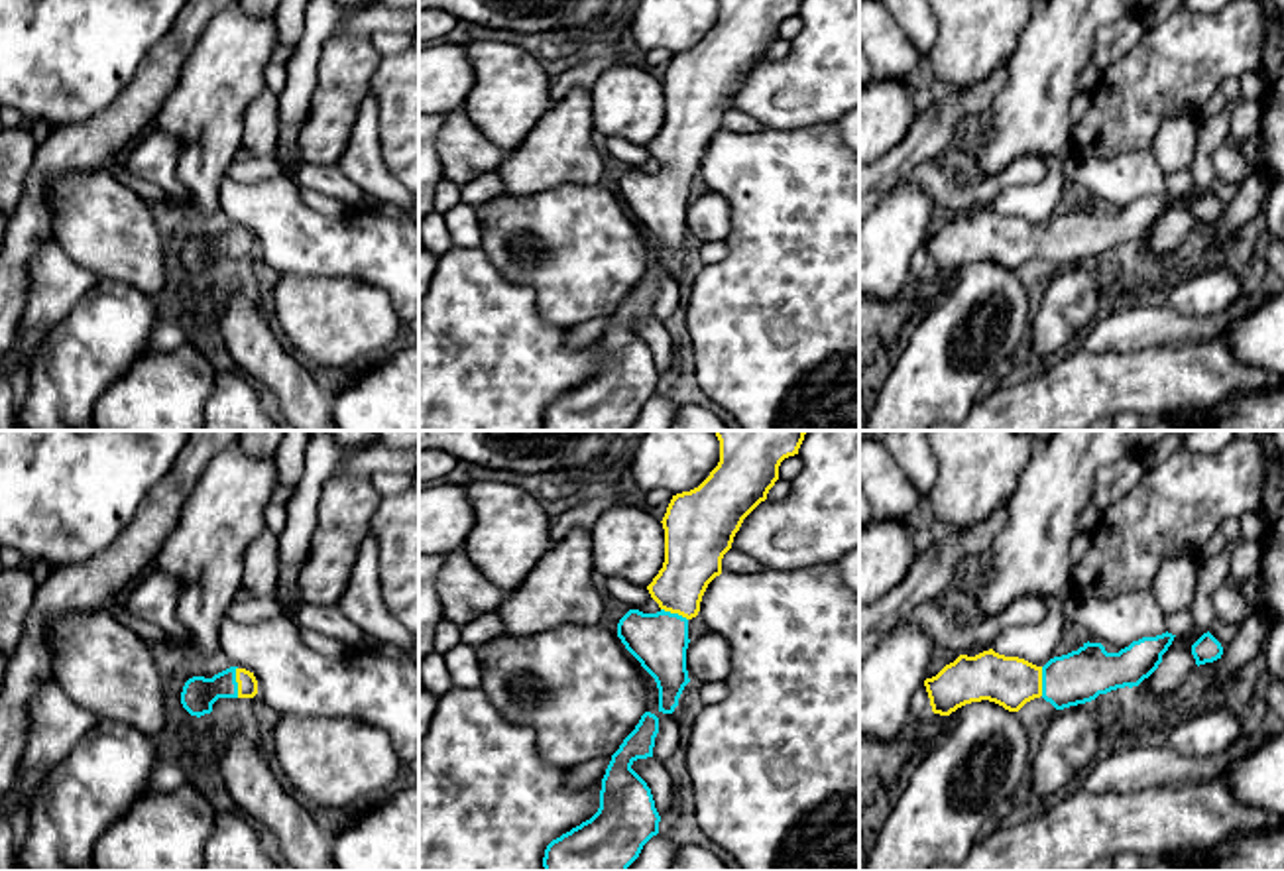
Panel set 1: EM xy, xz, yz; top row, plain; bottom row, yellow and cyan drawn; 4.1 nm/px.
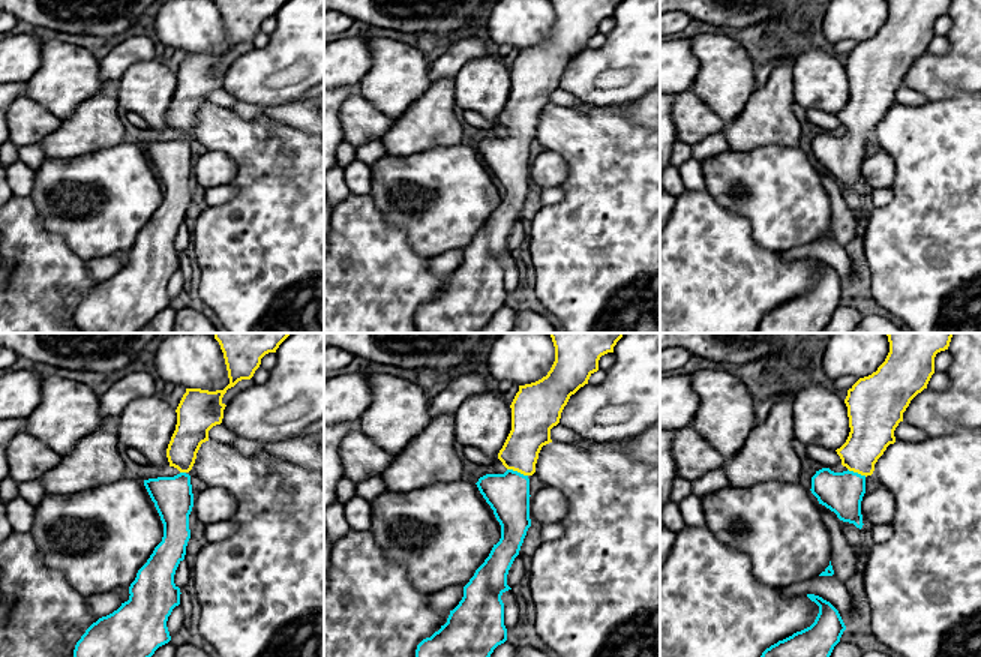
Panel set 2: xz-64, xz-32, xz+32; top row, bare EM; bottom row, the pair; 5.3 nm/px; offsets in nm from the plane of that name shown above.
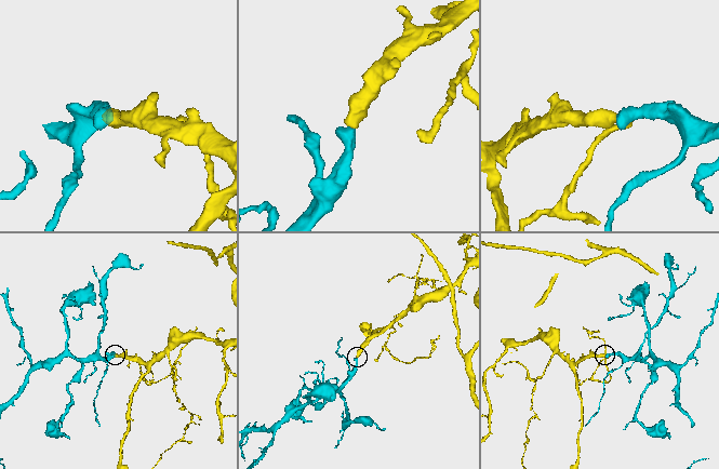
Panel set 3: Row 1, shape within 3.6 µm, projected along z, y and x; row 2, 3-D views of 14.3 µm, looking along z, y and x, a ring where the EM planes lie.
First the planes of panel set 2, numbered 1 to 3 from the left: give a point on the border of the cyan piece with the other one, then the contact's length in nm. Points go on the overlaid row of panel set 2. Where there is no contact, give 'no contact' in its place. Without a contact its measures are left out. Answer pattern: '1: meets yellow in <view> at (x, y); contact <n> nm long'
1: meets yellow in xz-64 at (183, 471); contact 30 nm long
2: meets yellow in xz-32 at (518, 471); contact 120 nm long
3: meets yellow in xz+32 at (857, 471); contact 110 nm long

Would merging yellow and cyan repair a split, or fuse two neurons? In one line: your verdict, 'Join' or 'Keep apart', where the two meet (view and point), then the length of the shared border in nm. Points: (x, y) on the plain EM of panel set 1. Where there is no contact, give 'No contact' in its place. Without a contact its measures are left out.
Join. Touches yellow at xy (236, 240). Shared border 130 nm

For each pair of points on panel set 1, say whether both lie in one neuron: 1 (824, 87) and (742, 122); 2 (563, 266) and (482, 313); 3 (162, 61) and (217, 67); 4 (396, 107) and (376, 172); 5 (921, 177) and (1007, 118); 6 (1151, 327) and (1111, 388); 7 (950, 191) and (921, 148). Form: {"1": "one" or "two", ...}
{"1": "two", "2": "two", "3": "two", "4": "two", "5": "two", "6": "two", "7": "two"}

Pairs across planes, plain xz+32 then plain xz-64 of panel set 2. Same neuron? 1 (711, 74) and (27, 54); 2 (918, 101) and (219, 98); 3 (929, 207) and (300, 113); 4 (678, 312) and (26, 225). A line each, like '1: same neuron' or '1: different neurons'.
1: different neurons
2: same neuron
3: different neurons
4: same neuron

